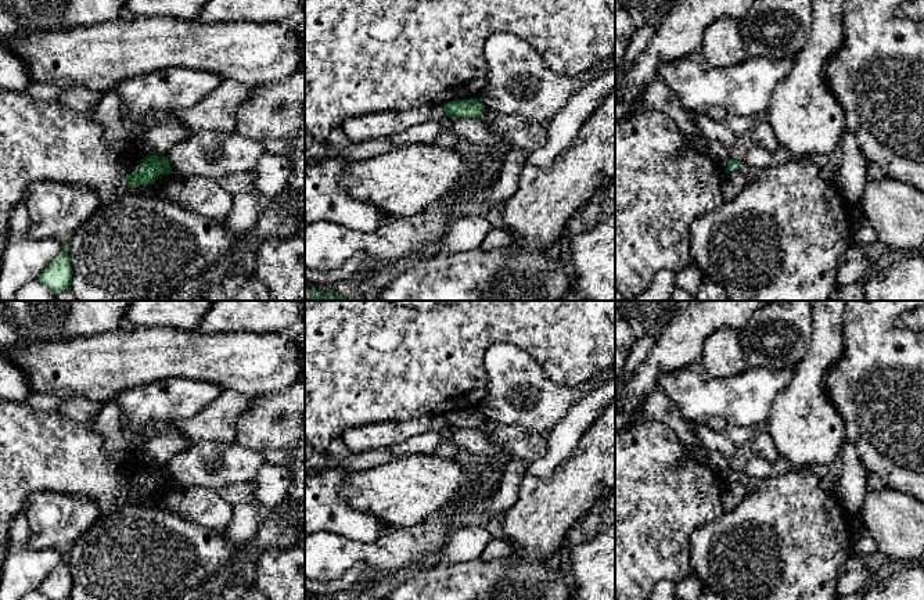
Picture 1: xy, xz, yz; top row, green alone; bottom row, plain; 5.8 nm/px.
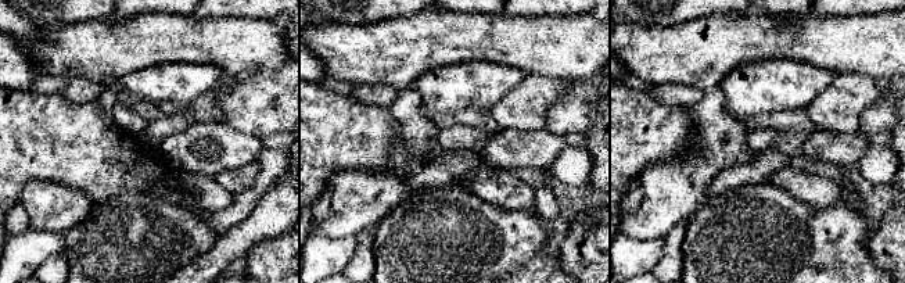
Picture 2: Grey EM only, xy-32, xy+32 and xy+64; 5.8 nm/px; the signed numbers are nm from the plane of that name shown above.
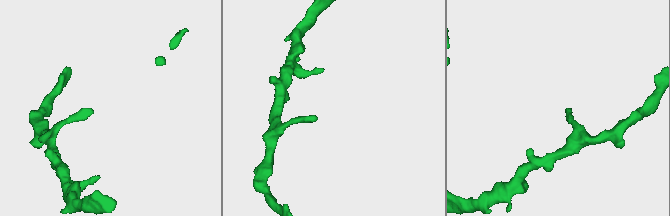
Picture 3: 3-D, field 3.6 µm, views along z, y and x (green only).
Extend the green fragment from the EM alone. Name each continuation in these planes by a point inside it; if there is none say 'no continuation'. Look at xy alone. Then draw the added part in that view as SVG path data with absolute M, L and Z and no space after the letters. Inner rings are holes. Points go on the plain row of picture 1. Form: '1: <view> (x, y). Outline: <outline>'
no continuation

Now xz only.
no continuation

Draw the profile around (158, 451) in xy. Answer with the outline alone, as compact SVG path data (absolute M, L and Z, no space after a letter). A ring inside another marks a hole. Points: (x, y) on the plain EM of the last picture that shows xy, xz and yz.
M184 432L147 438L141 448L134 449L140 464L166 467L173 456L193 445Z

